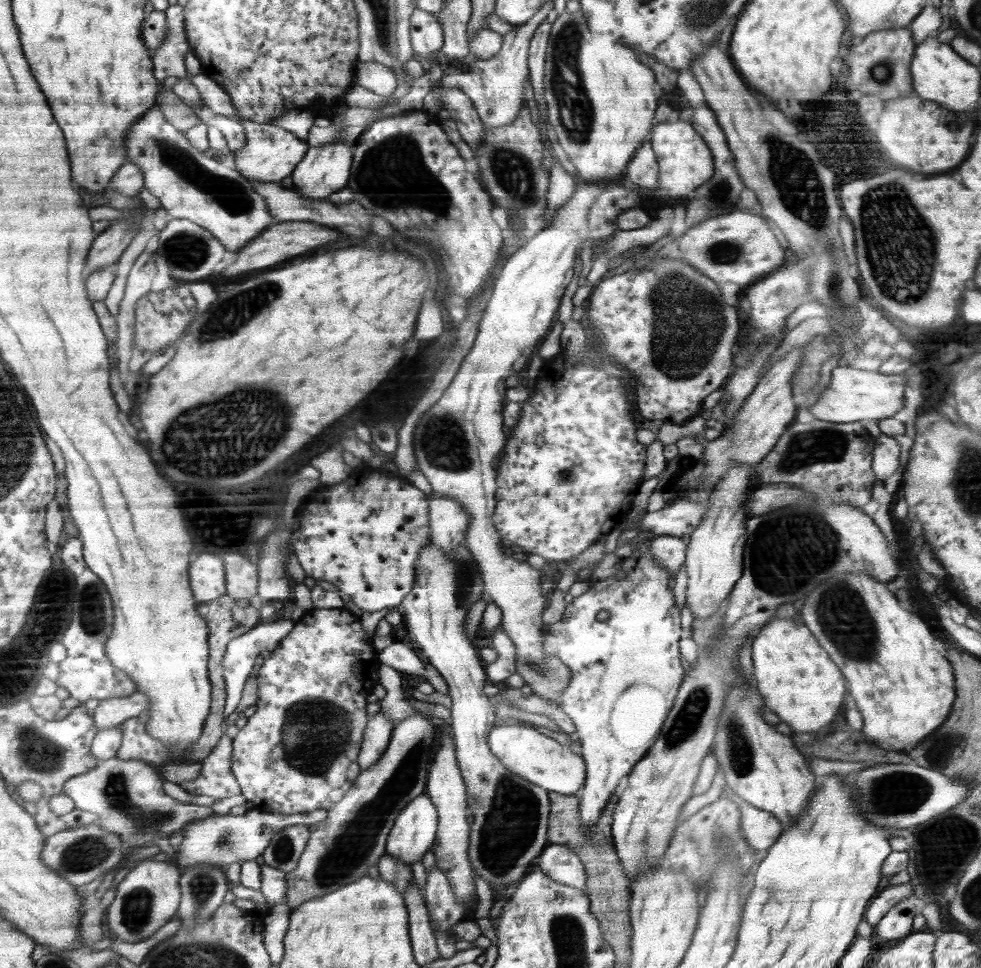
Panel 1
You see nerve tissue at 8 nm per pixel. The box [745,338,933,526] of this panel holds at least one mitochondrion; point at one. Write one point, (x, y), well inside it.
(804, 449)

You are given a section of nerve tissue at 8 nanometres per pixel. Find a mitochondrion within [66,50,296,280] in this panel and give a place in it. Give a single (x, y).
(232, 197)

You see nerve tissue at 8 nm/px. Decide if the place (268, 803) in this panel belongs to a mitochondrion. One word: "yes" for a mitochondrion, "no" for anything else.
no

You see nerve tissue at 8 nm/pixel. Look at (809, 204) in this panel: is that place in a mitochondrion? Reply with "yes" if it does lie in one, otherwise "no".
yes

